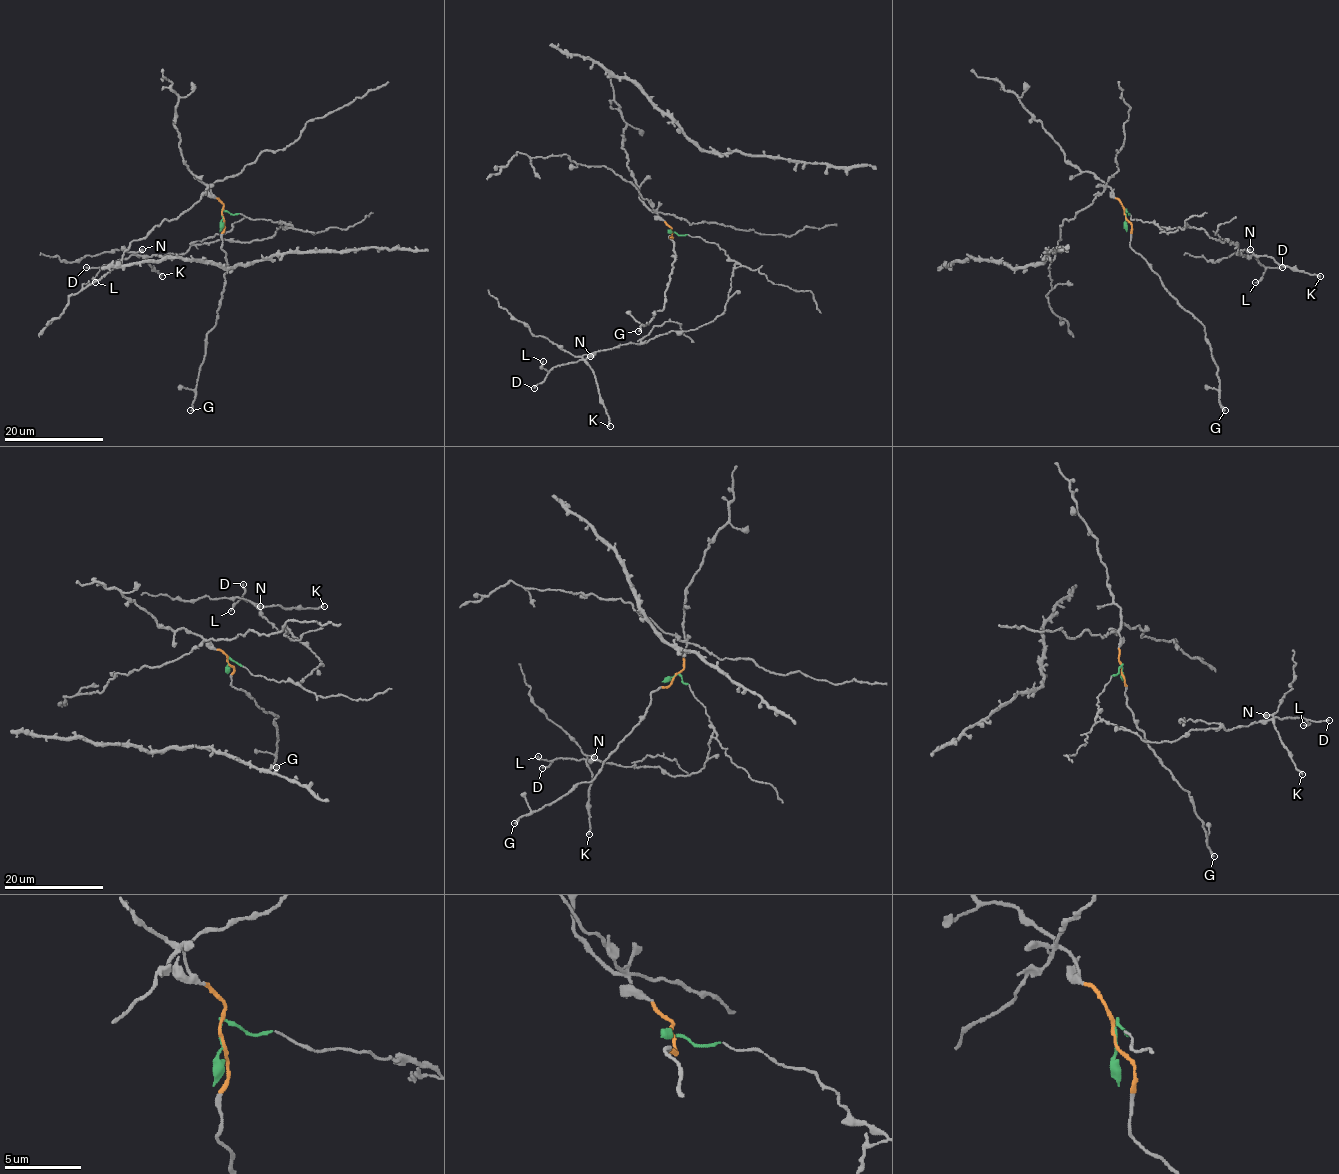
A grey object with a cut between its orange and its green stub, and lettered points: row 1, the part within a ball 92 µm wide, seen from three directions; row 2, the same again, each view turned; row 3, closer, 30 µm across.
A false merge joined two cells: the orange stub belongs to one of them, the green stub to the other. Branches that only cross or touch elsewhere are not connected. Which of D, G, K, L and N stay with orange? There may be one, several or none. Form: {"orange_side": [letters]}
{"orange_side": ["G"]}

